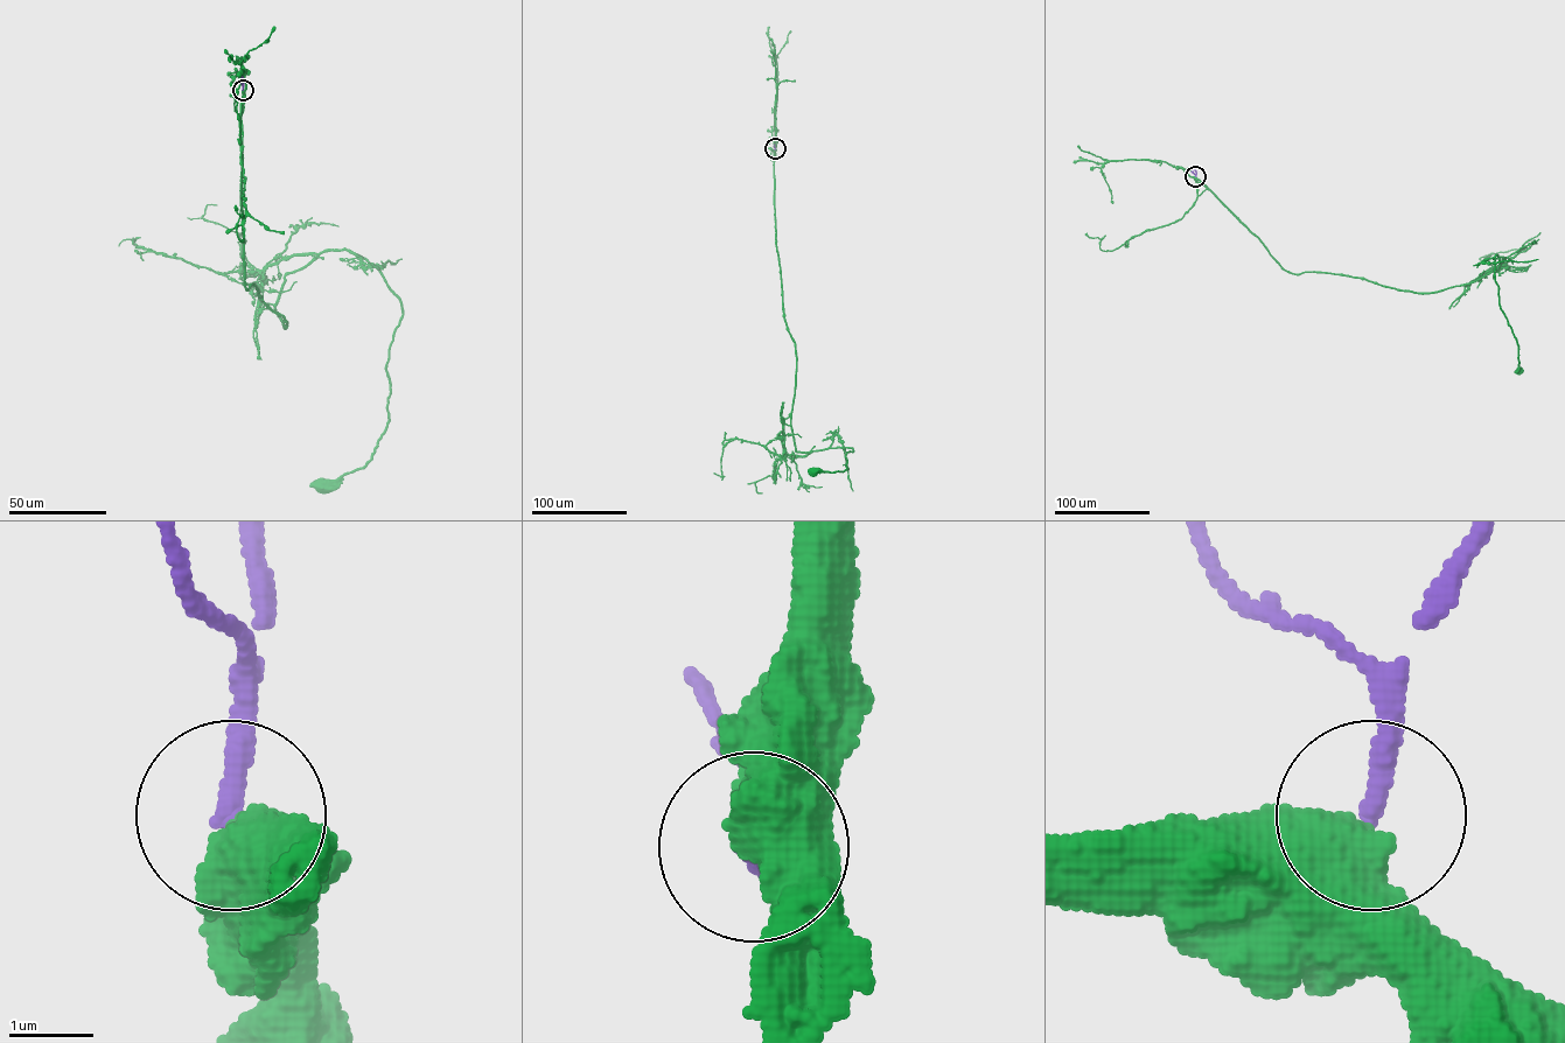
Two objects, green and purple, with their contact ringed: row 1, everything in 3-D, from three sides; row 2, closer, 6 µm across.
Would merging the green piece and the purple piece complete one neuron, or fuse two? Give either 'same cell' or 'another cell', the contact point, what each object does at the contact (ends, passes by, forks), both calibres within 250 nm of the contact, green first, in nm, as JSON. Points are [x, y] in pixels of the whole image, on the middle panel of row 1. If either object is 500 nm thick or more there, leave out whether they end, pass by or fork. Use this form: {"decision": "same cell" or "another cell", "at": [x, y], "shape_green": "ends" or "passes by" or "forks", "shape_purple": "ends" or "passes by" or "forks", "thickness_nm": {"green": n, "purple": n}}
{"decision": "another cell", "at": [775, 148], "thickness_nm": {"green": 650, "purple": 280}}

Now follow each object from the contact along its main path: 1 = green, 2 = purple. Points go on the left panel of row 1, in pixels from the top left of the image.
1: (243, 90), (244, 286), (285, 327), (285, 277), (348, 250), (400, 303), (385, 433), (363, 467), (320, 485)
2: (243, 90), (242, 76)

